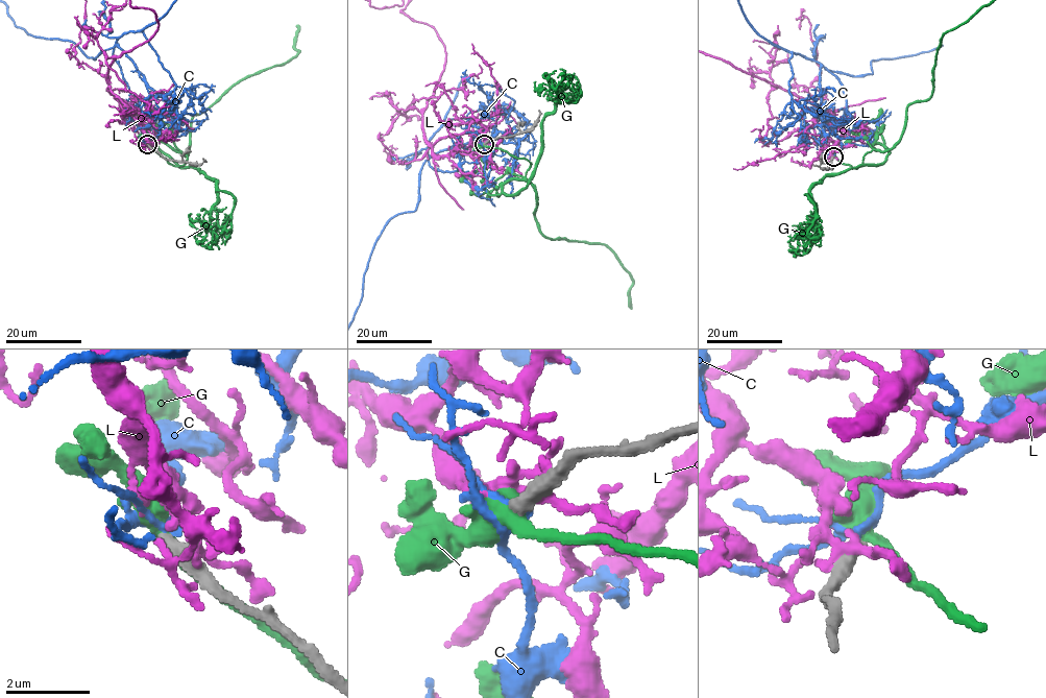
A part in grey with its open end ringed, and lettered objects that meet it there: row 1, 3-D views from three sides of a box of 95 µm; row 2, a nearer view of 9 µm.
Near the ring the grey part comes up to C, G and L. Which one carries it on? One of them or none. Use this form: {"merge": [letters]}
{"merge": []}

